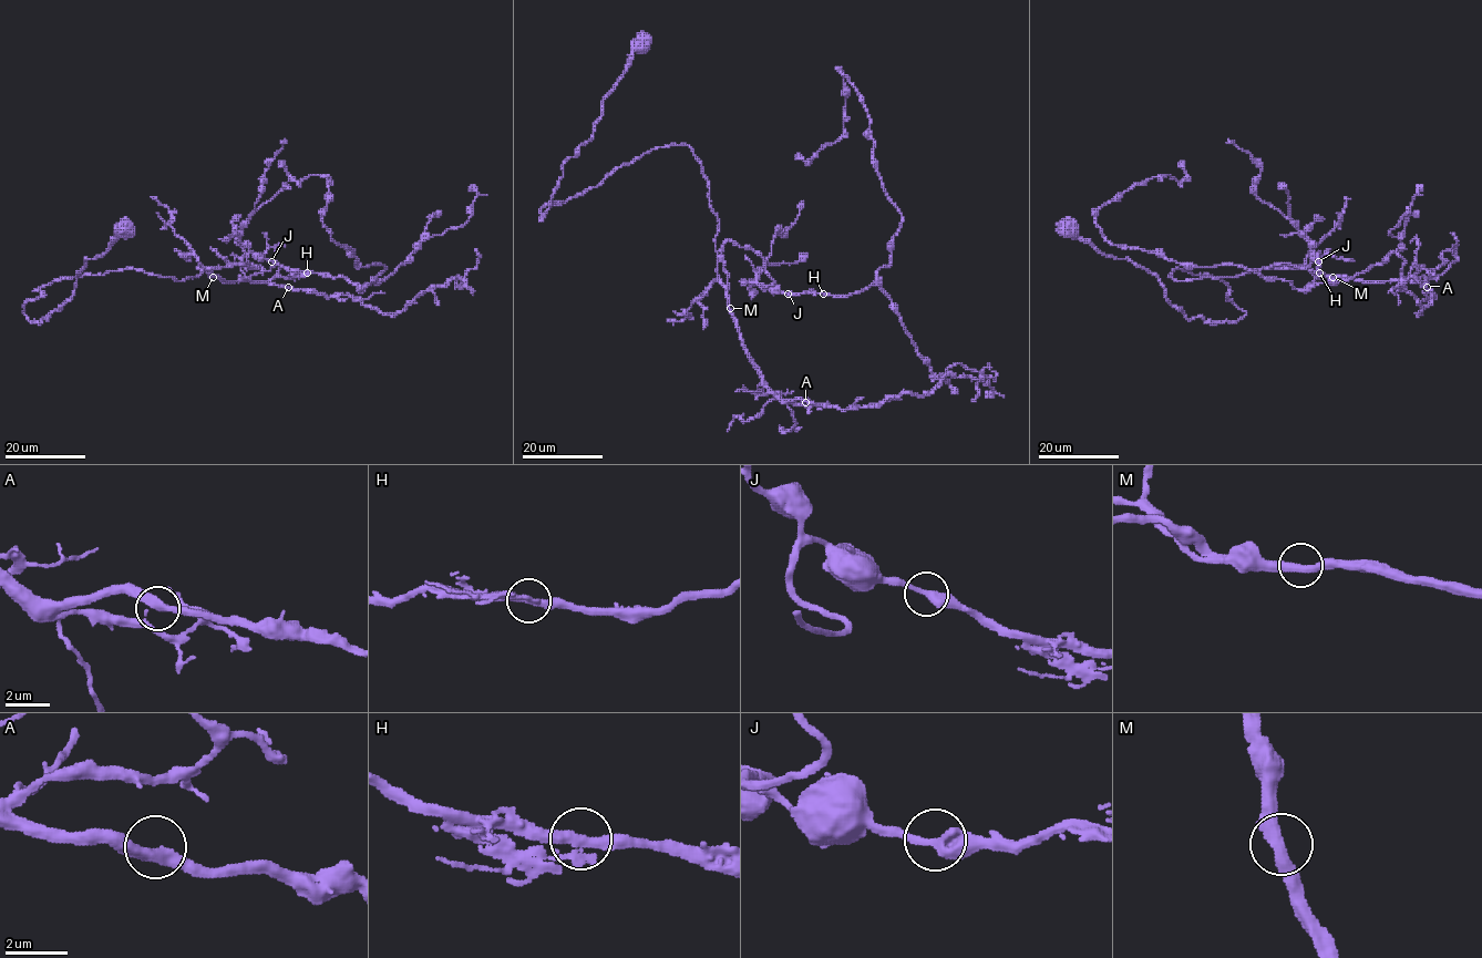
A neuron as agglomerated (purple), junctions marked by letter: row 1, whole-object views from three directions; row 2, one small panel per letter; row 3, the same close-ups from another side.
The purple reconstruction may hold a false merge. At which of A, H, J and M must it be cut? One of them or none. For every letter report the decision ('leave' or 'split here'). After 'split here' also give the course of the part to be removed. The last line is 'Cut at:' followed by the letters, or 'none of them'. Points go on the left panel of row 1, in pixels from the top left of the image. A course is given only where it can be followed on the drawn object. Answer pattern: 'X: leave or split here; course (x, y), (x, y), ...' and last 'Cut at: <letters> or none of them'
A: leave
H: leave
J: leave
M: leave
Cut at: none of them

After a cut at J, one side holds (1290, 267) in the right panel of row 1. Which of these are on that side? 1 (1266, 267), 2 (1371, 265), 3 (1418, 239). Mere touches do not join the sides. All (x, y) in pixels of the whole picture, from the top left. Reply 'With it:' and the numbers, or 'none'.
With it: 1, 3

